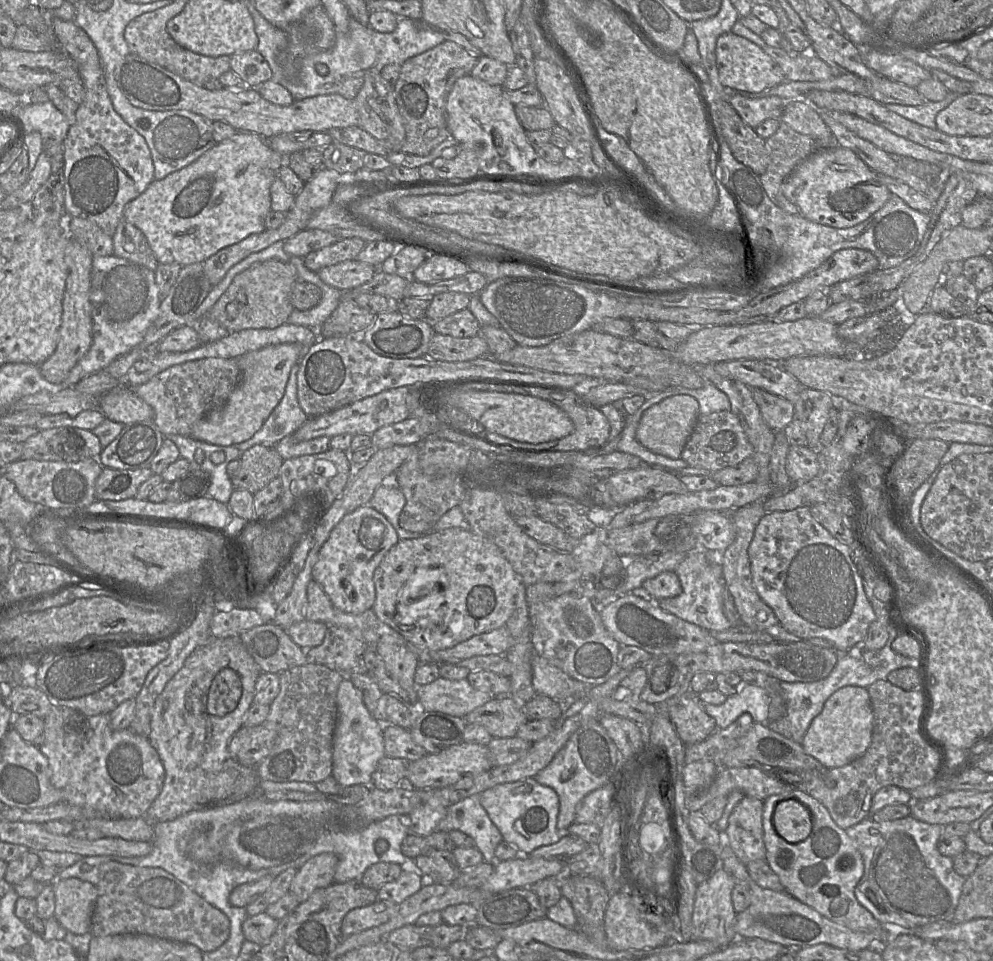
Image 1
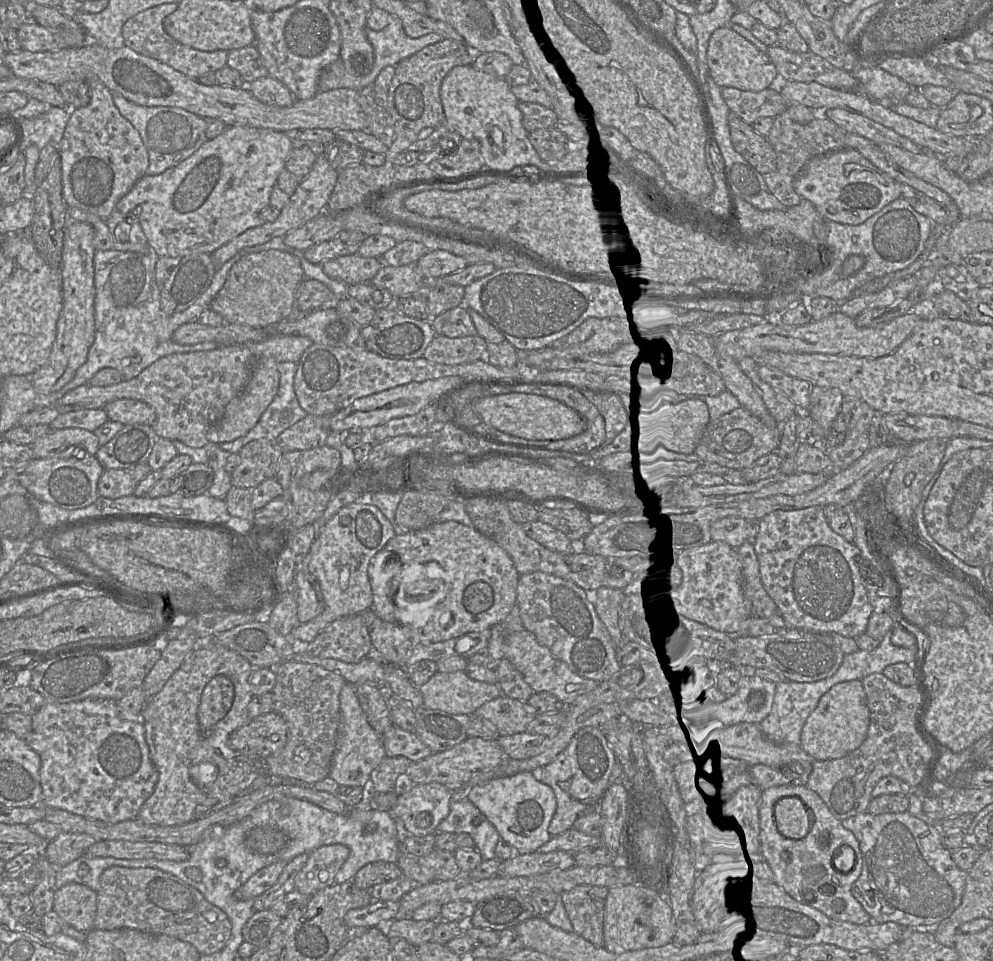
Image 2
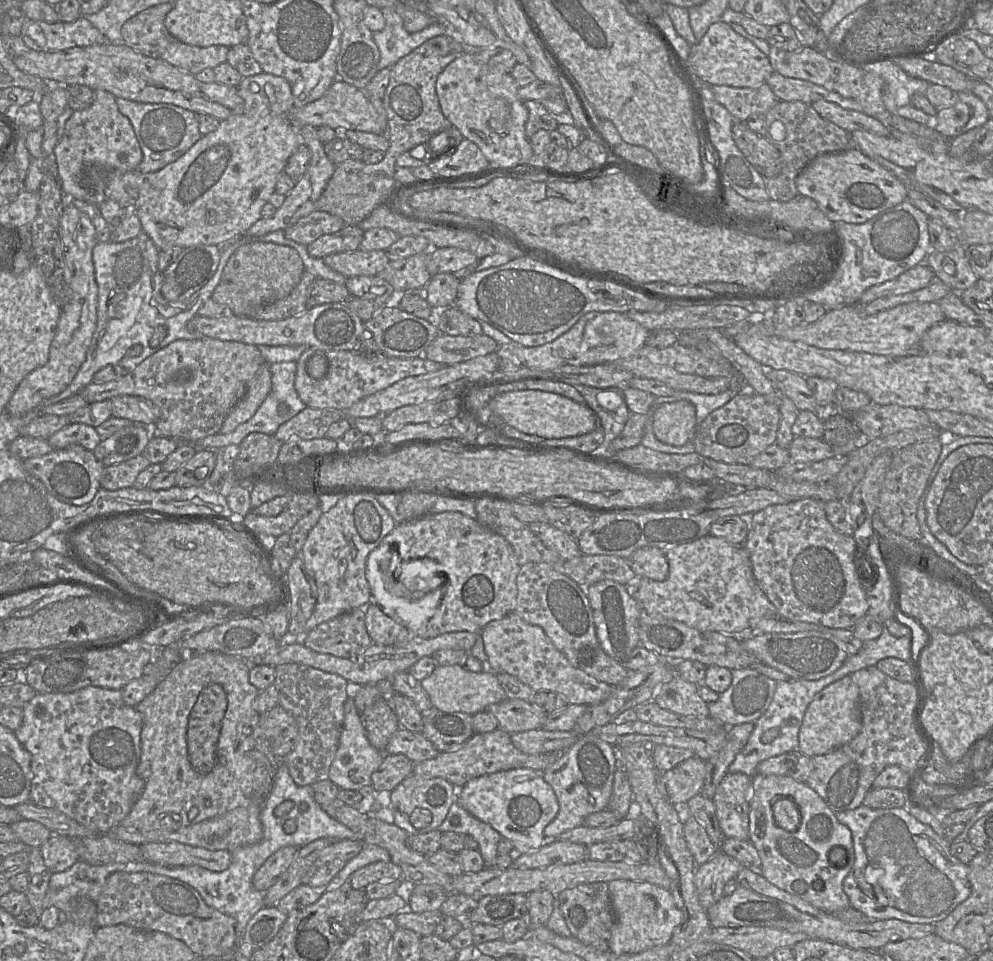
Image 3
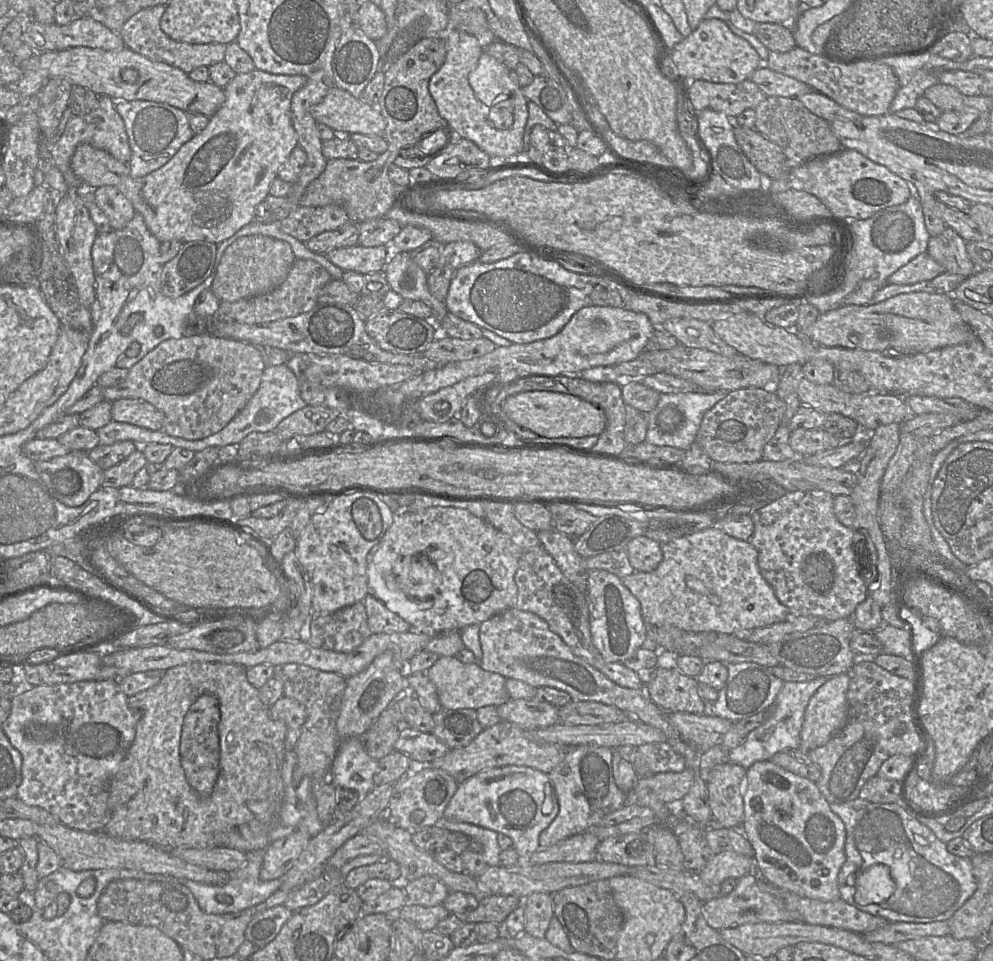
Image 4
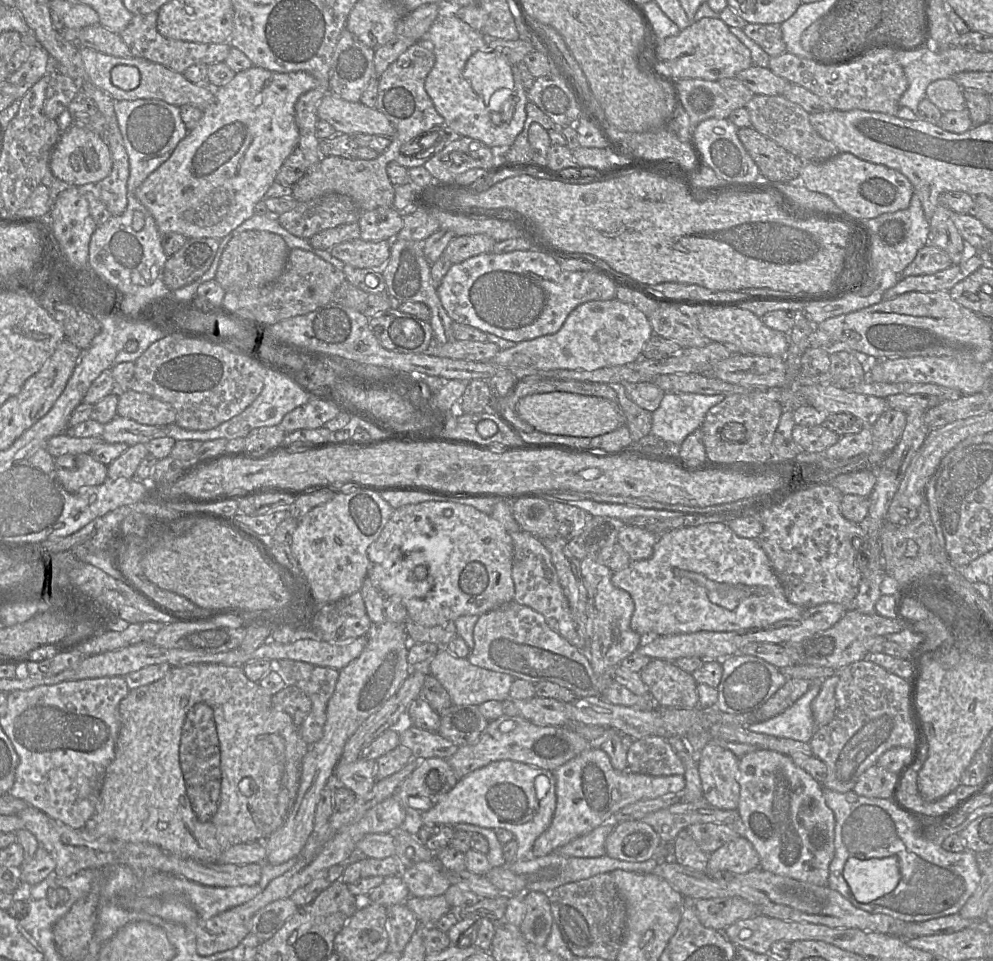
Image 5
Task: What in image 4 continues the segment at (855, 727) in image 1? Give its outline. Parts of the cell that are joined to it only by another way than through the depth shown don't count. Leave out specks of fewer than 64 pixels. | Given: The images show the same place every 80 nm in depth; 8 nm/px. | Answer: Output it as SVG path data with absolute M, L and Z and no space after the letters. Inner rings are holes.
M847 673L835 675L811 697L804 714L800 749L809 753L825 745L848 721Z

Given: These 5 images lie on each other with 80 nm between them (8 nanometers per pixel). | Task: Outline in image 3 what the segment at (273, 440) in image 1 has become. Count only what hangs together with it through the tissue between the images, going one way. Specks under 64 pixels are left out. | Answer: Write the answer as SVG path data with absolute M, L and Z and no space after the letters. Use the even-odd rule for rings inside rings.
M297 362L274 363L269 365L269 369L272 381L271 391L251 419L238 425L234 431L228 434L217 433L193 443L178 442L178 446L192 447L196 452L200 450L223 450L229 445L239 446L244 438L253 432L275 435L280 425L292 419L307 406L301 400L295 388Z

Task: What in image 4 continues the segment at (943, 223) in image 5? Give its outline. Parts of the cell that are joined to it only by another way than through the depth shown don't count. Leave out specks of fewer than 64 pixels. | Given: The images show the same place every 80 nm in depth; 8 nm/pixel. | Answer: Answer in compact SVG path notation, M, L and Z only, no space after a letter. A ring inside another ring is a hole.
M950 227L930 237L926 252L943 267L944 272L969 277L976 271L967 253L966 241Z

